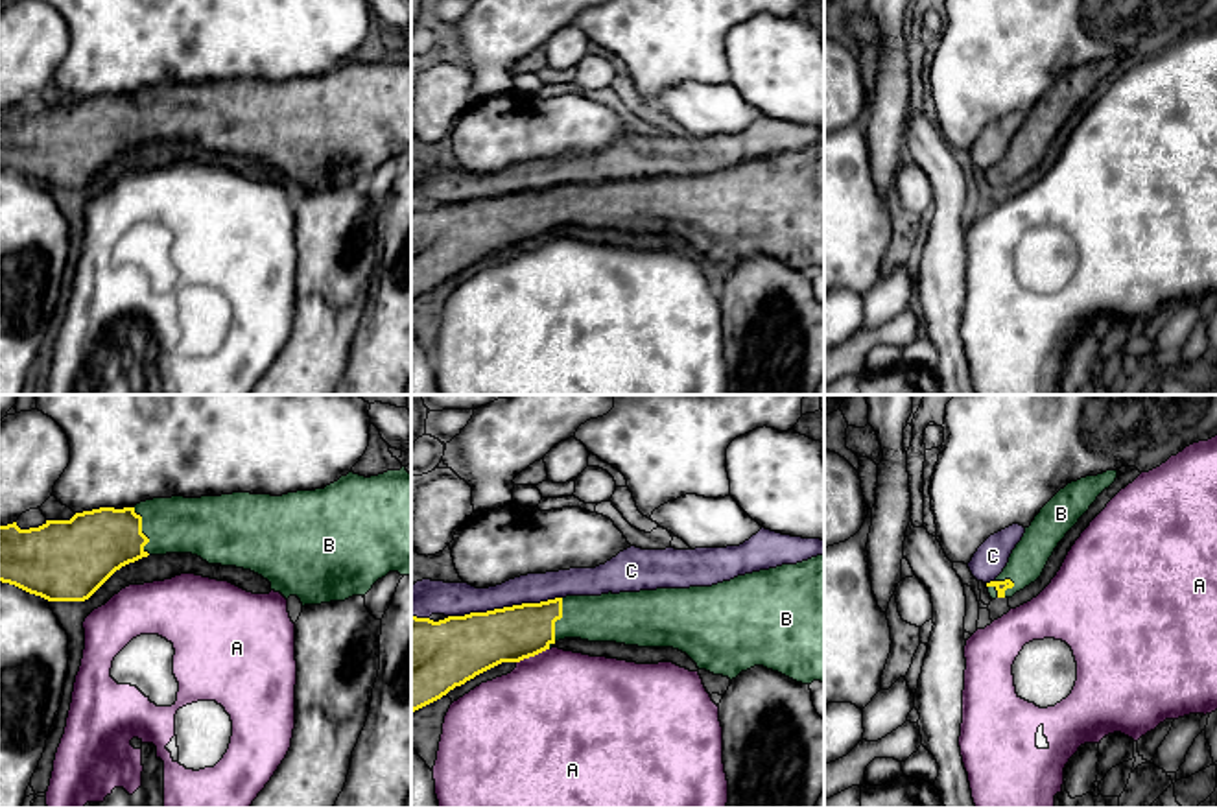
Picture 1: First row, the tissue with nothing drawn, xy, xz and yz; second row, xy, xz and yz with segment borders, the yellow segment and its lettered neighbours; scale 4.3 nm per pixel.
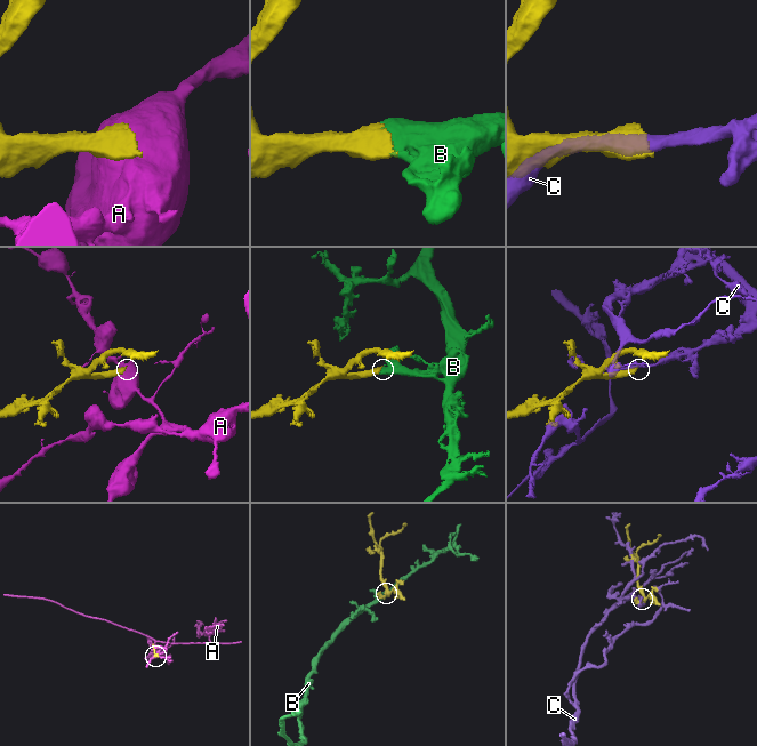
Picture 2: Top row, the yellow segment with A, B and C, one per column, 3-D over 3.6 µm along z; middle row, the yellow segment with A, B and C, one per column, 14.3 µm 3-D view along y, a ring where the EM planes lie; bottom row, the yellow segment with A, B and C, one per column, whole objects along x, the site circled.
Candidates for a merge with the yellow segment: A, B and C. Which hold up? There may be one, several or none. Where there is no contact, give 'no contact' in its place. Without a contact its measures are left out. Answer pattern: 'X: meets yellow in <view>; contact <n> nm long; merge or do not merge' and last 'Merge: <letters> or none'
A: meets yellow in xz; contact 160 nm long; do not merge
B: meets yellow in xz; contact 240 nm long; merge
C: meets yellow in xz; contact 500 nm long; do not merge
Merge: B

